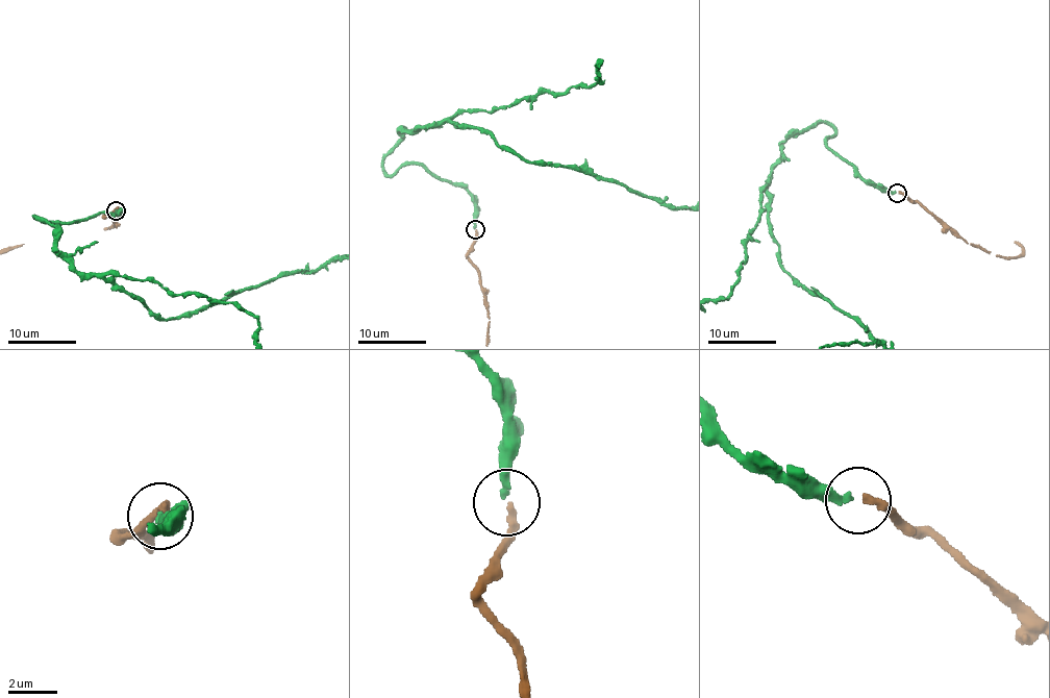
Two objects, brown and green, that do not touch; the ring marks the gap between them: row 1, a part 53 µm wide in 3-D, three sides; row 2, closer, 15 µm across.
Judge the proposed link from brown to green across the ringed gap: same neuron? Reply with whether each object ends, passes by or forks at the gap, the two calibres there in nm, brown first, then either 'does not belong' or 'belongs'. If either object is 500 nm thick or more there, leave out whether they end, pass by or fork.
brown ends; green ends; calibres 340 and 280 nm; belongs

